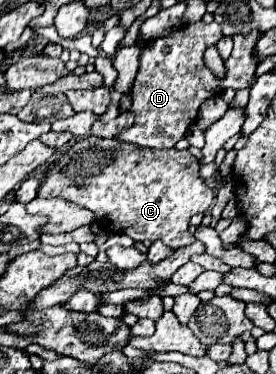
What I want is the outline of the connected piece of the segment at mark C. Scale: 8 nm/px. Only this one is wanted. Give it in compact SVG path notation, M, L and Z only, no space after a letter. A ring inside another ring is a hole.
M76 141L70 145L70 151L64 151L62 157L50 167L48 177L38 189L38 197L66 197L90 209L98 223L108 231L124 233L134 241L158 241L162 239L170 249L180 249L194 243L194 235L188 233L190 217L196 213L206 213L214 203L214 193L206 187L200 177L200 163L188 151L178 149L142 149L130 143L116 143L116 151L104 151L96 147L98 141Z

